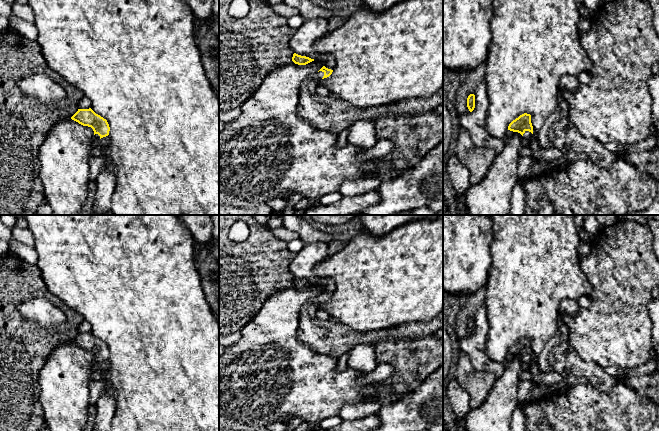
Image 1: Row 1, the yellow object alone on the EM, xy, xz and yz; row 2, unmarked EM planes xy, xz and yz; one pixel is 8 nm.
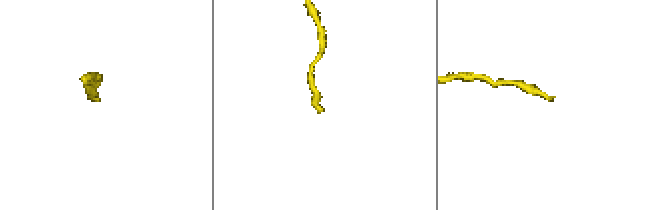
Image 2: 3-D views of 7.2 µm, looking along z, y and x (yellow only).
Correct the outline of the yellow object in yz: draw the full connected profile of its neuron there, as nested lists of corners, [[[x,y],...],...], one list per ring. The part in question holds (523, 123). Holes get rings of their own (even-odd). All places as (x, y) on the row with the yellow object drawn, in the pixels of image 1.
[[[527,113],[520,115],[509,124],[508,130],[520,133],[525,141],[531,140],[533,137],[531,115]]]

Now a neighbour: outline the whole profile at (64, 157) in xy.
[[[71,118],[56,123],[39,149],[40,179],[52,215],[80,215],[88,197],[94,131]]]

